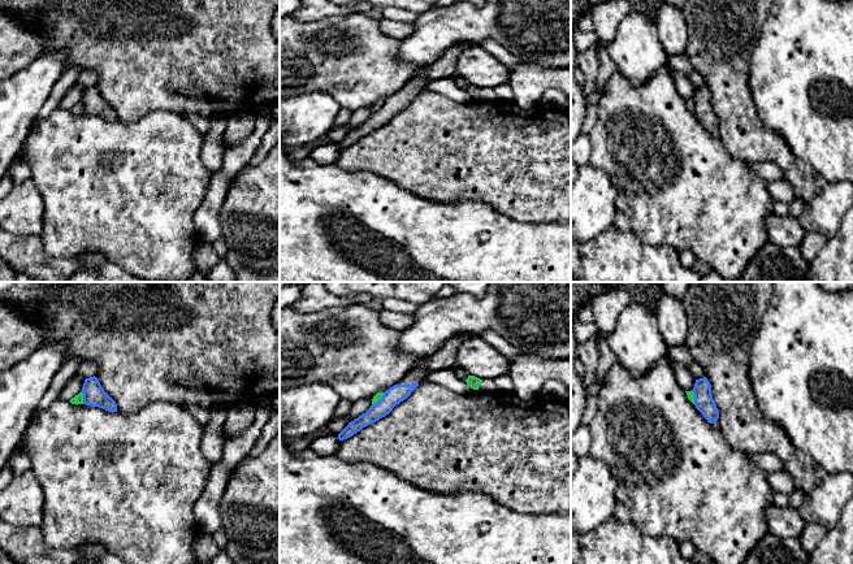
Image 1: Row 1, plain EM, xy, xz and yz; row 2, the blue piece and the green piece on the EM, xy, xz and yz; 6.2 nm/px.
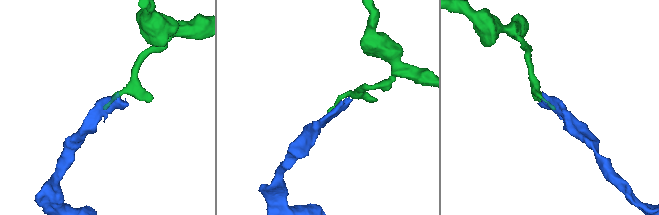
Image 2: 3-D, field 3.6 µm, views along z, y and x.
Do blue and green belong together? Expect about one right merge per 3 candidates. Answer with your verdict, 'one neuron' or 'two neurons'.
two neurons

